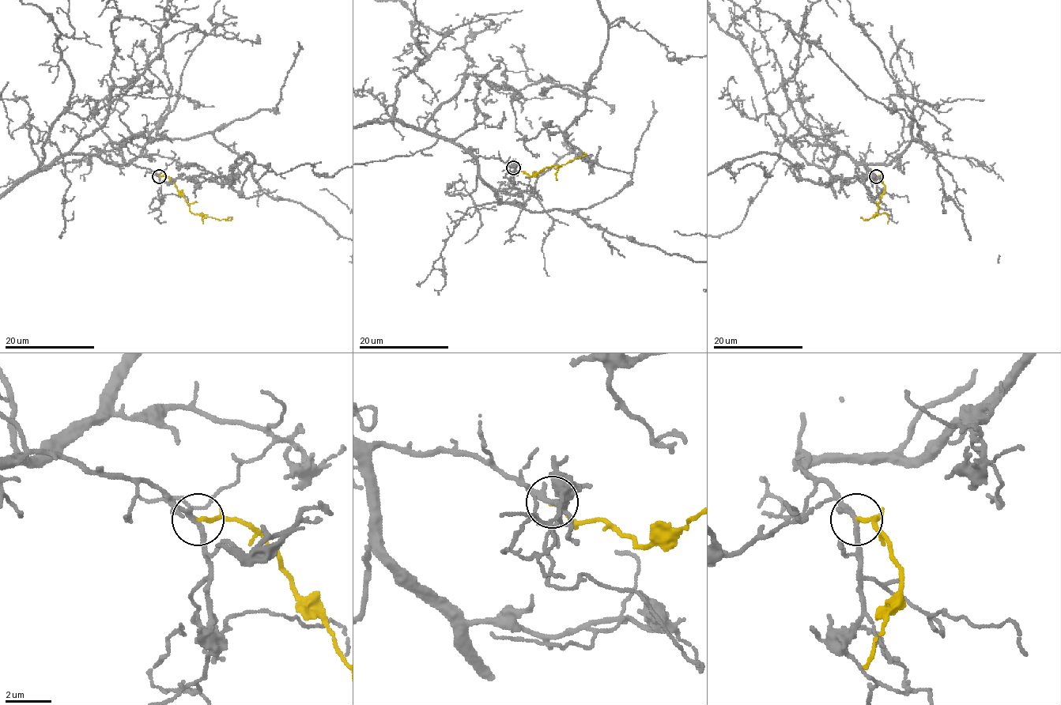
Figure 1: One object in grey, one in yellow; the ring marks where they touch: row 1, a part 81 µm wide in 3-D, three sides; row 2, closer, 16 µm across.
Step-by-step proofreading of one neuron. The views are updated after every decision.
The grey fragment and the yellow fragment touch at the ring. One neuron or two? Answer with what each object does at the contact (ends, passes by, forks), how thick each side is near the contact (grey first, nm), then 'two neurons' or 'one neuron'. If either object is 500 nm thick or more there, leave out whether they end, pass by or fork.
grey passes by; yellow ends there; 200 nm thick on the grey side, 170 nm on the other; one neuron

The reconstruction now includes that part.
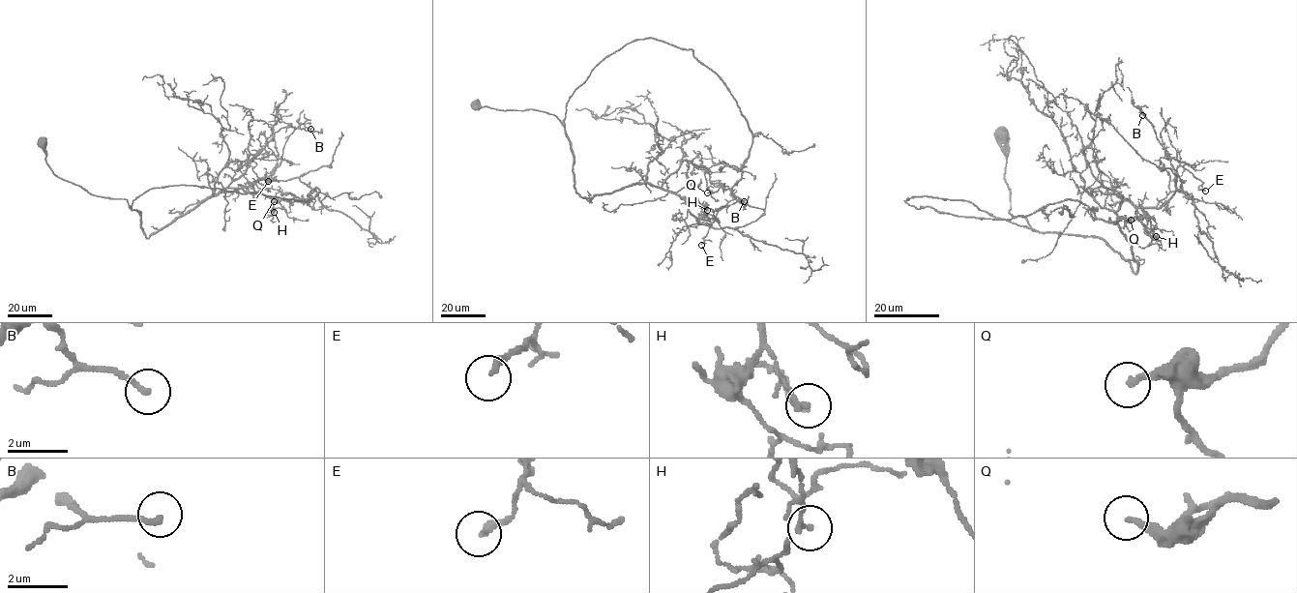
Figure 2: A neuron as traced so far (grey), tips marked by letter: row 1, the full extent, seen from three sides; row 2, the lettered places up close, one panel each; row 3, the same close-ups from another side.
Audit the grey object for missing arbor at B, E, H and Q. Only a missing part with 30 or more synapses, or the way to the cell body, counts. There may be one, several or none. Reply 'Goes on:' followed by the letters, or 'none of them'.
Goes on: none of them

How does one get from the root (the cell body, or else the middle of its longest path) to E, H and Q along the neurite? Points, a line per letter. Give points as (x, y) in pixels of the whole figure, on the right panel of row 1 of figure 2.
E: (1000, 135), (1009, 213), (1039, 232), (1101, 237), (1134, 273), (1119, 205), (1160, 207), (1179, 166), (1205, 191)
H: (1000, 135), (1009, 213), (1033, 230), (1101, 237), (1134, 273), (1119, 205), (1142, 207), (1156, 236)
Q: (1000, 135), (1009, 213), (1031, 229), (964, 200), (904, 201), (1012, 219), (1070, 199), (1097, 218), (1131, 220)

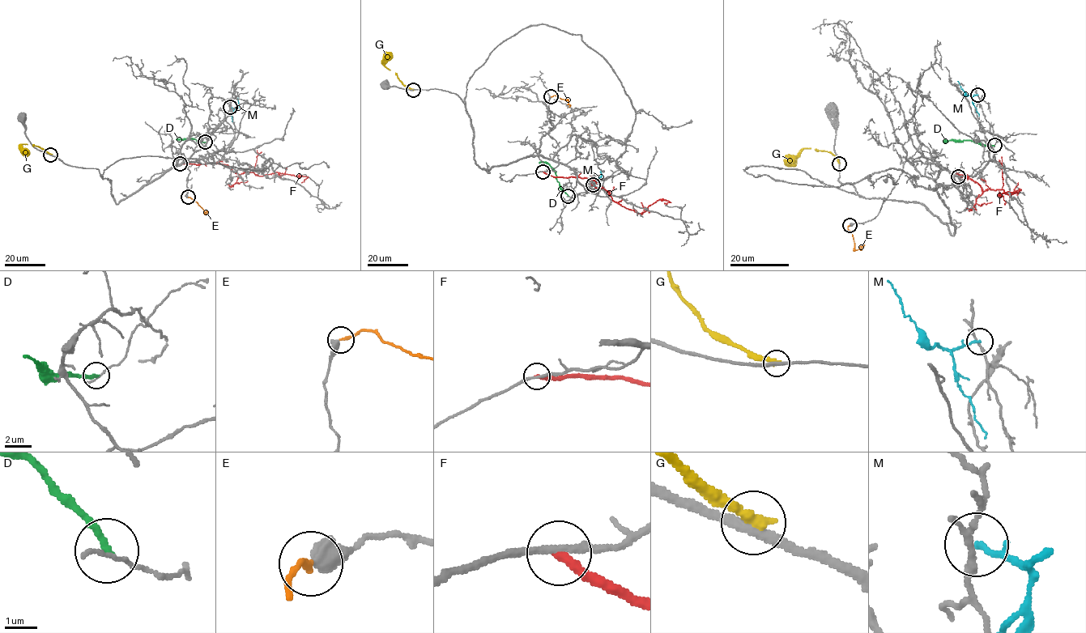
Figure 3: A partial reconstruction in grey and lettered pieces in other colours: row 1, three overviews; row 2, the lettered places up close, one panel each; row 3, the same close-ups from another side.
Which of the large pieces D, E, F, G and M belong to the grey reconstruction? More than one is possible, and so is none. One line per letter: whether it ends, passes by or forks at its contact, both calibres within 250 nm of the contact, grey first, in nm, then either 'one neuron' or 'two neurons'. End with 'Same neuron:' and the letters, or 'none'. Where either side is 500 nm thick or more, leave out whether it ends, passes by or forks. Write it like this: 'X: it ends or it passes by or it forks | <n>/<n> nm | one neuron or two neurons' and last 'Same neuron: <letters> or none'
D: it ends | 160/260 nm | two neurons
E: 550/180 nm | one neuron
F: it ends | 200/300 nm | two neurons
G: it ends | 280/360 nm | two neurons
M: it ends | 160/170 nm | two neurons
Same neuron: E

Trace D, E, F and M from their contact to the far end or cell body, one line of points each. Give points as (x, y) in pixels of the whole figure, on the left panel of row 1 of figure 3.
D: (205, 142), (193, 138), (176, 139)
E: (188, 197), (197, 202), (205, 214), (206, 210)
F: (180, 163), (225, 164), (239, 174), (244, 172), (263, 176), (278, 172), (306, 176), (301, 183)
M: (230, 107), (236, 108), (237, 98)

